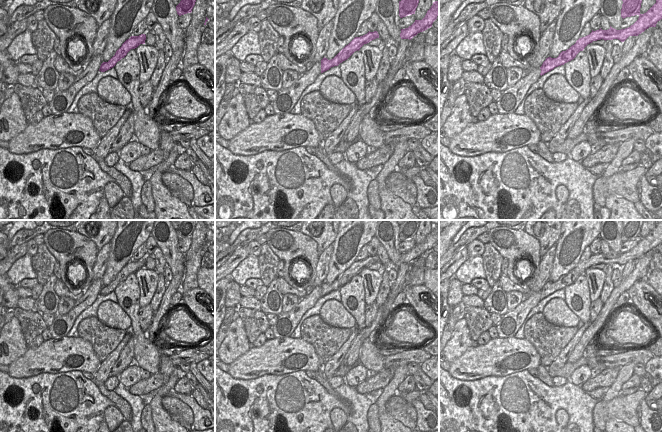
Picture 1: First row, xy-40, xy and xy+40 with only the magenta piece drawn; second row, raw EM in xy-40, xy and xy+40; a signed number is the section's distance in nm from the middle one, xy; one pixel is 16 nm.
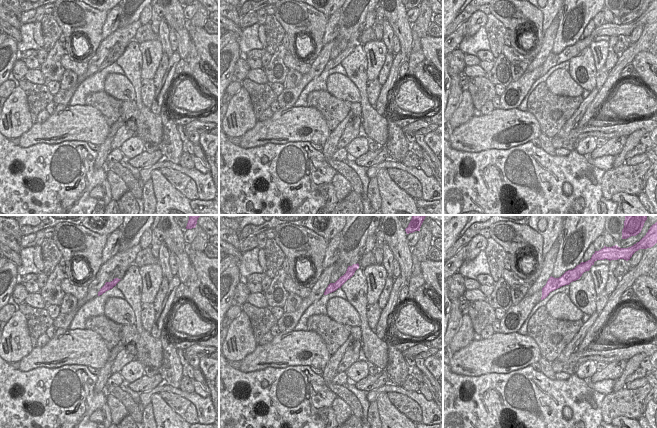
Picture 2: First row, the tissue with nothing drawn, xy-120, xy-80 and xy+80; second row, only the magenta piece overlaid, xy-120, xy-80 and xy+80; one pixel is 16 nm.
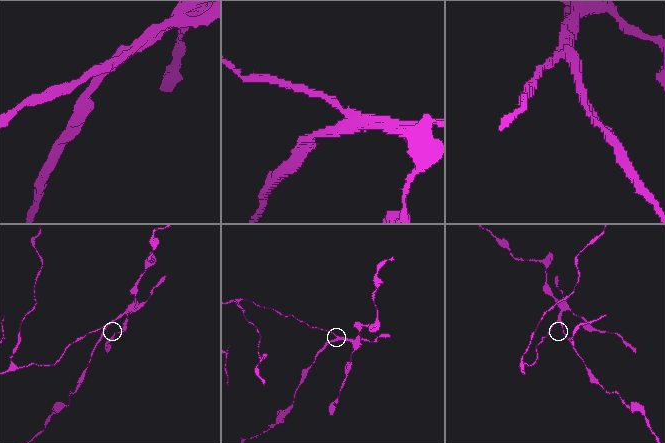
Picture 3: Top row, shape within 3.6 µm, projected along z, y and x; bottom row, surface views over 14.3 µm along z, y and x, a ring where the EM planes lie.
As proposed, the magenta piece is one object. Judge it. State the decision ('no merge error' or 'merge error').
merge error

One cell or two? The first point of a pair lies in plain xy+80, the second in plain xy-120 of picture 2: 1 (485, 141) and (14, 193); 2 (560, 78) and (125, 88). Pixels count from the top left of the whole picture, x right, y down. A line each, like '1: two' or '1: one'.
1: two
2: one

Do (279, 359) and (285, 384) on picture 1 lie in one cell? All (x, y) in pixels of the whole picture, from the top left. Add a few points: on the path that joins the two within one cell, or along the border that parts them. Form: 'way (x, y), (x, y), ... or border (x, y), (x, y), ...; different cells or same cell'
border (304, 370), (283, 374), (263, 374), (260, 377); different cells

